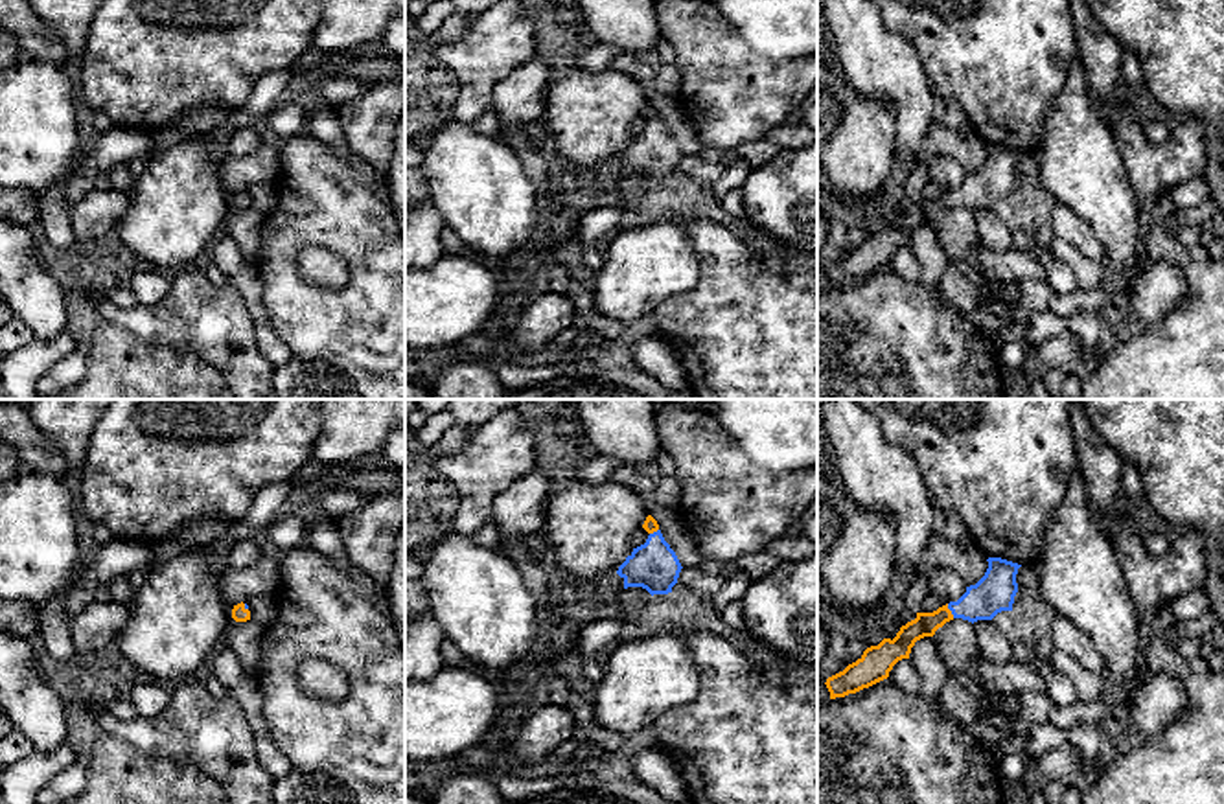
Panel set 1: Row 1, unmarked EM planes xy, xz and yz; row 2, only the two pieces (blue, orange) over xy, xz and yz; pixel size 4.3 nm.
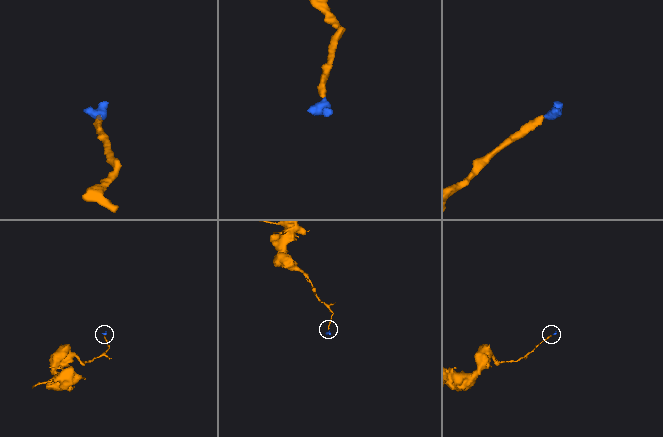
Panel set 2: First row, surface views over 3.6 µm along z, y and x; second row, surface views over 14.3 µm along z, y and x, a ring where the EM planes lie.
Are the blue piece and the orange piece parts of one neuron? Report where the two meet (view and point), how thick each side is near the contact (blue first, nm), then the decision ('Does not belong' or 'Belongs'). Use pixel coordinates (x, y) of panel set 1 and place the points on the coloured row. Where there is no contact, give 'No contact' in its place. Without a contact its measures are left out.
Touches blue at yz (950, 609). Thickness 170 nm (blue) against 100 nm. Belongs

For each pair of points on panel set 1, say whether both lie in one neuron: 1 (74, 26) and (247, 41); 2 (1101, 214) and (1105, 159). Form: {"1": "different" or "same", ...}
{"1": "different", "2": "same"}

